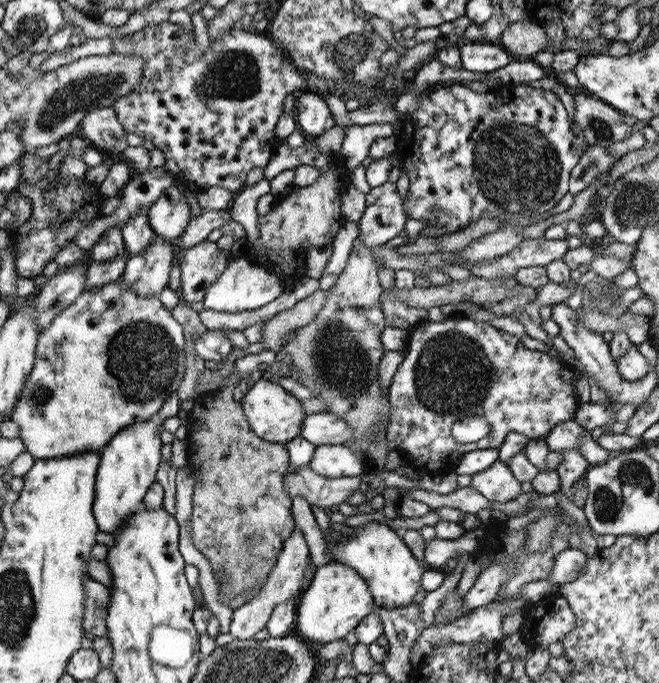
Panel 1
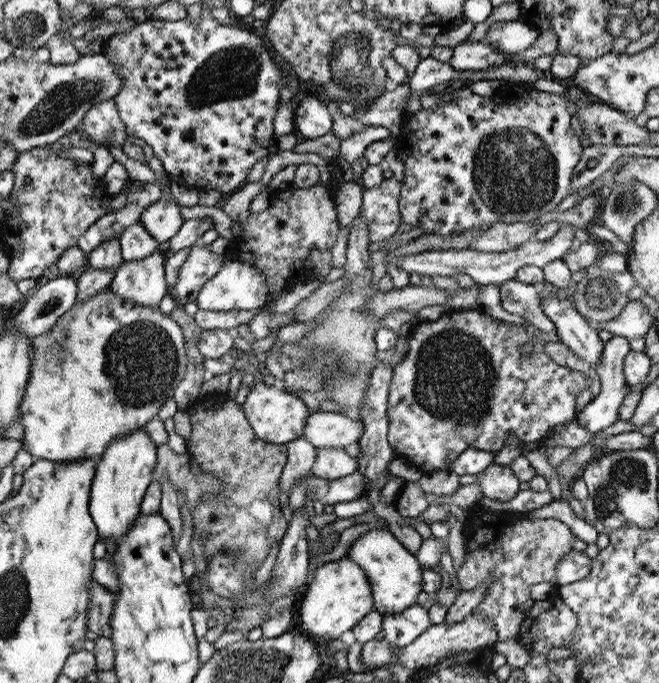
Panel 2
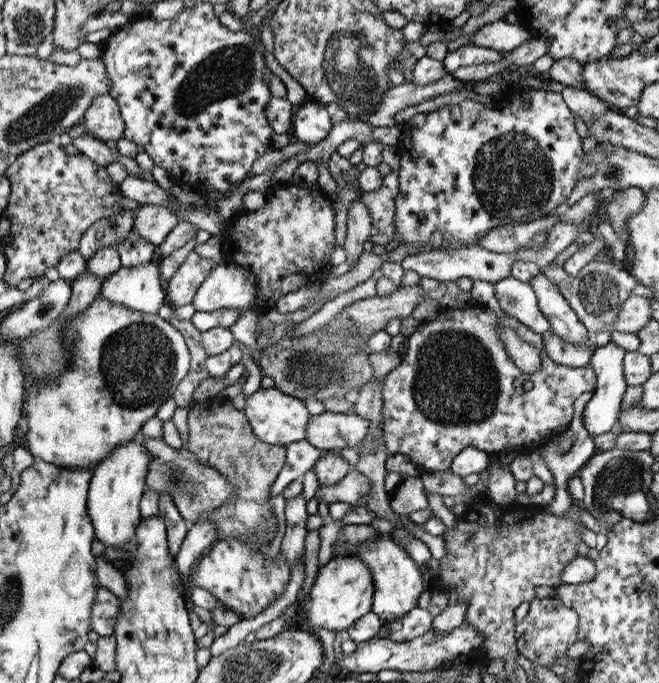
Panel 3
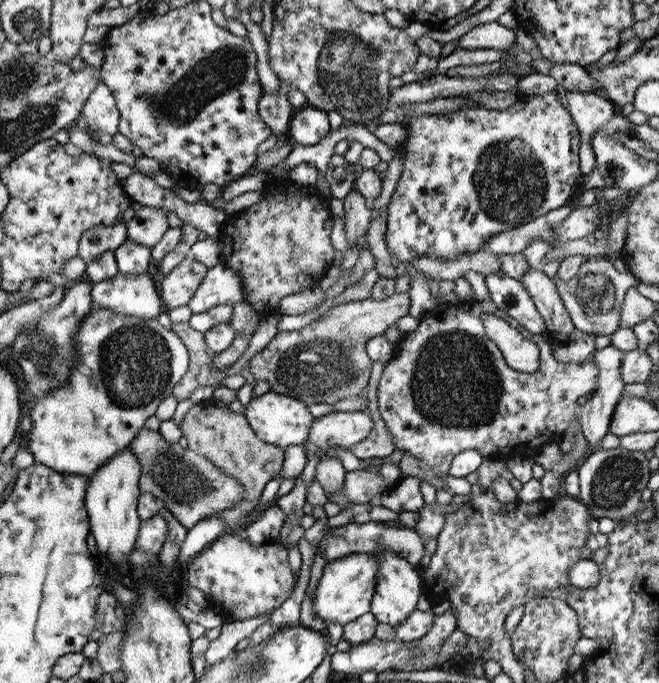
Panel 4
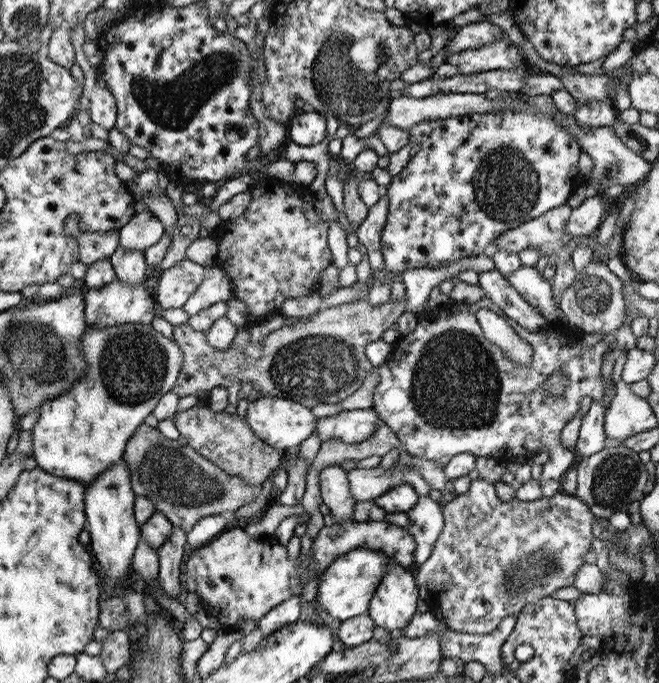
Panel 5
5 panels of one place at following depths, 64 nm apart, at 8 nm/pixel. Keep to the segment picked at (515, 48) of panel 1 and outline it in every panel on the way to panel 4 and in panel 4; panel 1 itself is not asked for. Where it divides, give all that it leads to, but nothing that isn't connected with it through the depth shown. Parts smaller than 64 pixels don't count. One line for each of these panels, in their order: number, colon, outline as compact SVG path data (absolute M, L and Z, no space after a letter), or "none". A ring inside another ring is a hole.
2: M495 22L493 26L489 26L489 30L485 32L485 38L481 40L481 44L489 44L495 46L499 52L513 56L519 52L525 52L525 48L529 48L539 36L539 30L523 24L523 22Z
3: M503 20L485 24L471 36L471 46L491 48L497 52L513 52L525 40L531 40L533 34L521 28L519 24L507 24Z
4: M487 22L469 28L463 36L457 38L457 48L465 50L515 50L515 30L503 28L497 22Z

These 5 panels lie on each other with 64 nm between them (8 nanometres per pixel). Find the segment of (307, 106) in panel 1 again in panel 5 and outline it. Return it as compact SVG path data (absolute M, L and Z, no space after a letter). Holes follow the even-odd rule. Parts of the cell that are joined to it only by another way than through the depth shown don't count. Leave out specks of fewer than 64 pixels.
M305 110L305 114L293 116L287 122L287 140L299 146L313 146L327 138L325 134L325 116L313 110Z

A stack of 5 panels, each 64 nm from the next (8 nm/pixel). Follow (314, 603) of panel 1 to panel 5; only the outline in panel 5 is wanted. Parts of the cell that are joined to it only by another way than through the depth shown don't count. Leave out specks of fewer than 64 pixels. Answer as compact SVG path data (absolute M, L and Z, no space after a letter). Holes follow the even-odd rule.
M359 548L359 550L347 552L345 556L339 556L333 564L325 568L325 572L319 578L315 600L321 604L321 610L337 618L339 622L345 622L345 620L351 620L353 616L361 616L369 612L371 596L375 594L379 582L383 580L389 568L389 562L391 558L387 554L377 550L367 550L367 548Z

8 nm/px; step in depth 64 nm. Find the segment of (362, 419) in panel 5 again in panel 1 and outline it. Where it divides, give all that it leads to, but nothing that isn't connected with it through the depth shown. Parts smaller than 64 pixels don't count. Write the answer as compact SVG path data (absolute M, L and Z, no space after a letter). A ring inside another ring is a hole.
M317 412L305 416L299 438L305 438L313 448L319 446L345 446L353 436L353 428L329 412Z

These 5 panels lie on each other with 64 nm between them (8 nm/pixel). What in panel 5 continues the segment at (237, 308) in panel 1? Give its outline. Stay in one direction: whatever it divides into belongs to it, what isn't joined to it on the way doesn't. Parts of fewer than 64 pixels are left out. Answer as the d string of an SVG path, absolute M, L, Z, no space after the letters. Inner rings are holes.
M209 266L205 270L205 278L199 284L199 288L189 296L189 300L181 306L181 310L187 314L187 318L199 314L201 310L209 308L211 304L217 302L229 302L235 300L233 294L233 284L229 276L219 268L219 266Z

